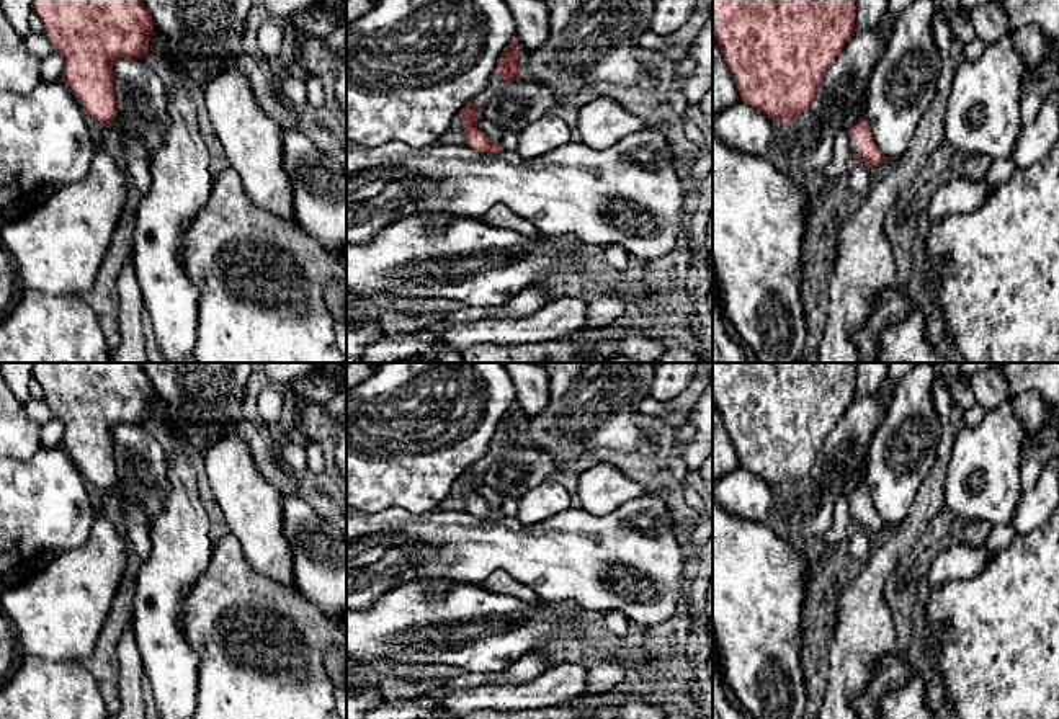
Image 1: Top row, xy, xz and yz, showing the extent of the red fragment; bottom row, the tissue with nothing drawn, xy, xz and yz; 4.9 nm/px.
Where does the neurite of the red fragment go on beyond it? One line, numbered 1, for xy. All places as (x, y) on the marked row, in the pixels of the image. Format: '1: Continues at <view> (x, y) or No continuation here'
1: No continuation here

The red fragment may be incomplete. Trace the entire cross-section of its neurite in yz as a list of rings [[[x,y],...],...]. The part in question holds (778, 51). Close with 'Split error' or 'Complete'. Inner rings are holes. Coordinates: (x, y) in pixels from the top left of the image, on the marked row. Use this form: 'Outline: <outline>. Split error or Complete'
Outline: [[[713,0],[713,38],[740,100],[791,126],[855,34],[855,0]]]. Complete

